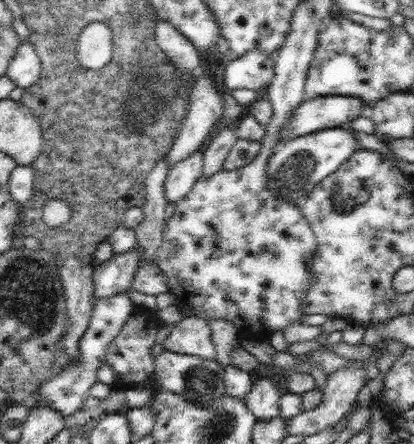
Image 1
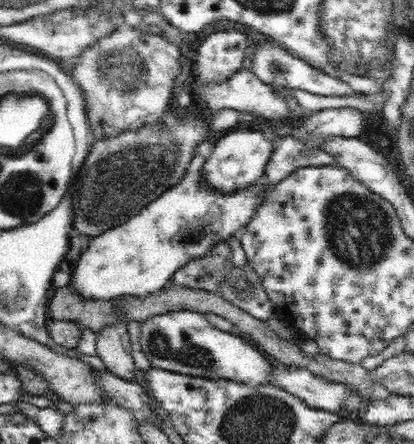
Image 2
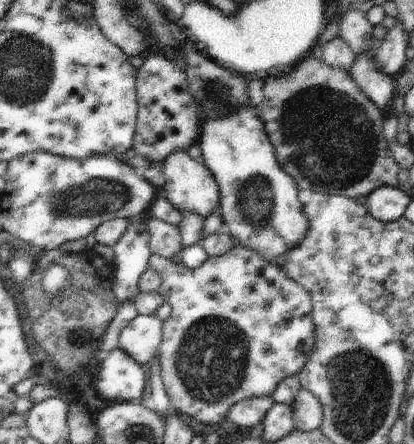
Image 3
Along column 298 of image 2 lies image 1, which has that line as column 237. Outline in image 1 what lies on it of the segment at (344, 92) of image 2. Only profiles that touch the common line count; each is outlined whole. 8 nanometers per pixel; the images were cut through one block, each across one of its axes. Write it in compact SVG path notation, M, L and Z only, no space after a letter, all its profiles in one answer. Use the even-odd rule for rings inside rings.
M249 50L243 58L231 58L225 66L223 86L227 90L253 90L269 88L273 82L275 62L263 52Z

